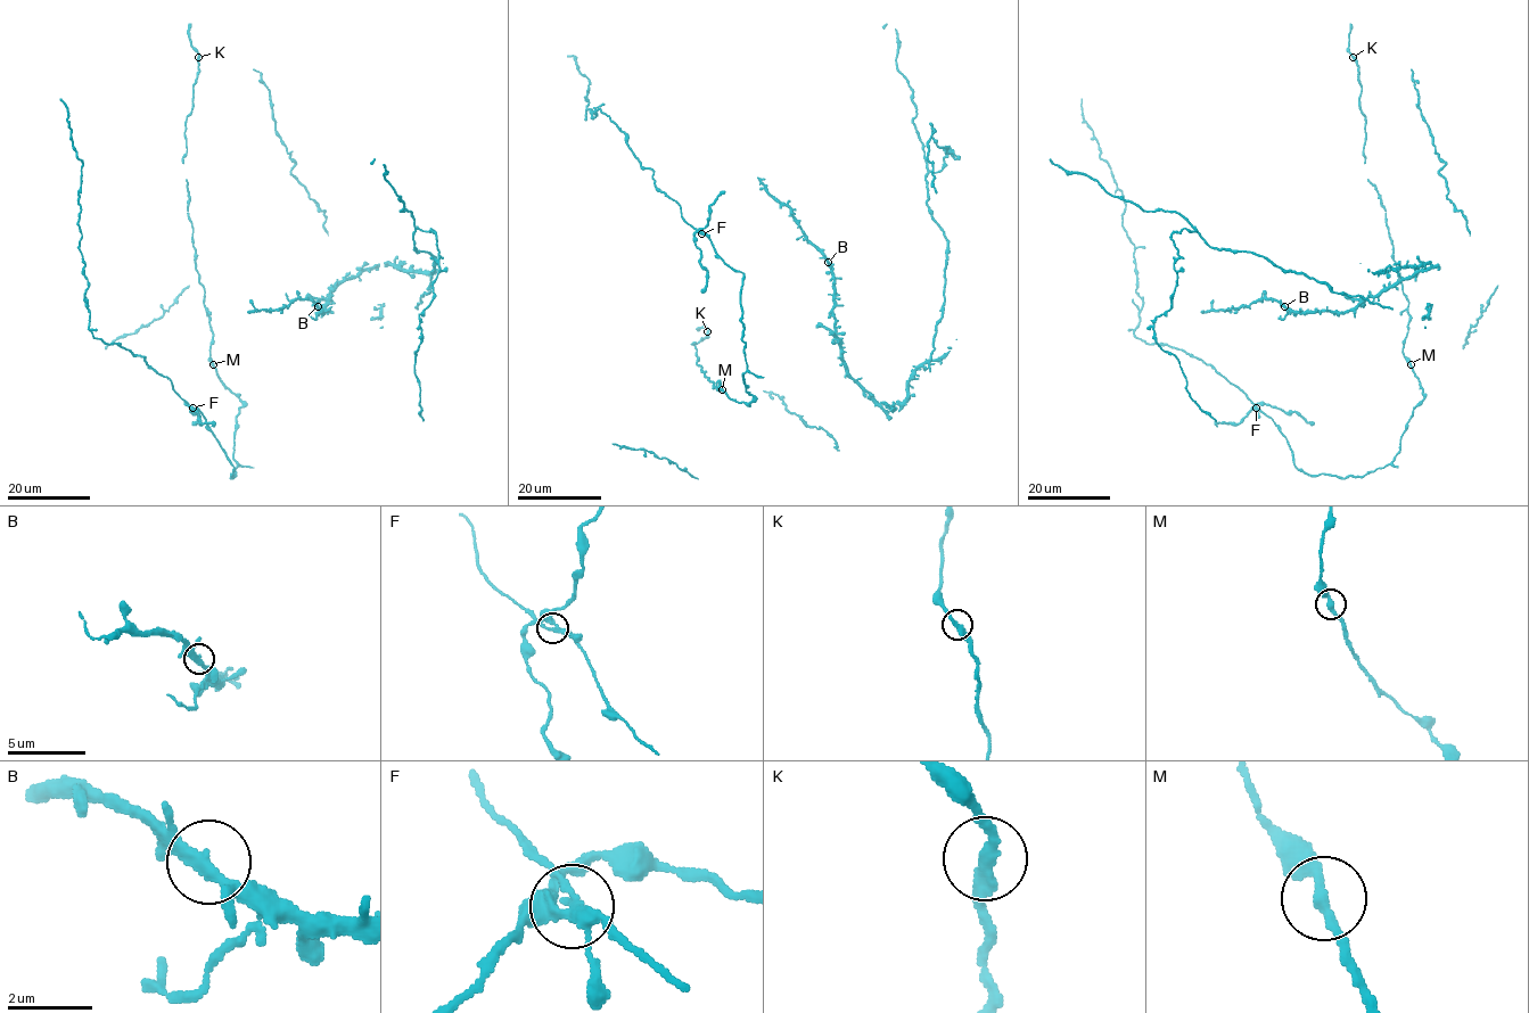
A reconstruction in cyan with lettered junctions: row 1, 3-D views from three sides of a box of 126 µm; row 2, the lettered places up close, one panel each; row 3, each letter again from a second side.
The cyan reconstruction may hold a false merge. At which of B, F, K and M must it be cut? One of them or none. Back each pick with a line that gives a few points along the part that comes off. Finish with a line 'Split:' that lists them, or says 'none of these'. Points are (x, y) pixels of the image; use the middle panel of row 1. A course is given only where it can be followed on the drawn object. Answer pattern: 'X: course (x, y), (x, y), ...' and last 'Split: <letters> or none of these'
F: course (701, 233), (695, 233), (700, 265), (707, 272), (707, 285), (700, 291)
Split: F

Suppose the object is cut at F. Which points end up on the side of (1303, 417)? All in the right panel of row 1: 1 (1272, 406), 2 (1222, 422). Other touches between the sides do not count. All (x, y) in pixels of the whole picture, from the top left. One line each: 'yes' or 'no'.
1: yes
2: yes

